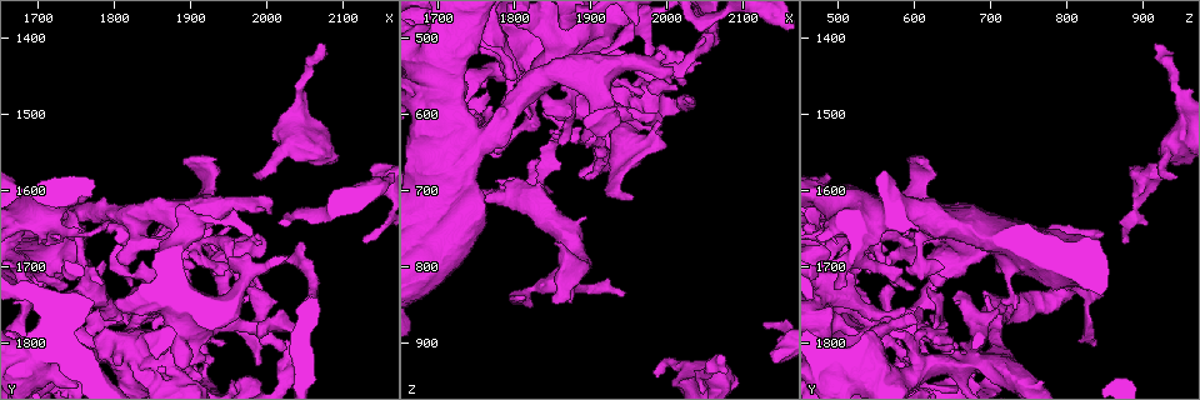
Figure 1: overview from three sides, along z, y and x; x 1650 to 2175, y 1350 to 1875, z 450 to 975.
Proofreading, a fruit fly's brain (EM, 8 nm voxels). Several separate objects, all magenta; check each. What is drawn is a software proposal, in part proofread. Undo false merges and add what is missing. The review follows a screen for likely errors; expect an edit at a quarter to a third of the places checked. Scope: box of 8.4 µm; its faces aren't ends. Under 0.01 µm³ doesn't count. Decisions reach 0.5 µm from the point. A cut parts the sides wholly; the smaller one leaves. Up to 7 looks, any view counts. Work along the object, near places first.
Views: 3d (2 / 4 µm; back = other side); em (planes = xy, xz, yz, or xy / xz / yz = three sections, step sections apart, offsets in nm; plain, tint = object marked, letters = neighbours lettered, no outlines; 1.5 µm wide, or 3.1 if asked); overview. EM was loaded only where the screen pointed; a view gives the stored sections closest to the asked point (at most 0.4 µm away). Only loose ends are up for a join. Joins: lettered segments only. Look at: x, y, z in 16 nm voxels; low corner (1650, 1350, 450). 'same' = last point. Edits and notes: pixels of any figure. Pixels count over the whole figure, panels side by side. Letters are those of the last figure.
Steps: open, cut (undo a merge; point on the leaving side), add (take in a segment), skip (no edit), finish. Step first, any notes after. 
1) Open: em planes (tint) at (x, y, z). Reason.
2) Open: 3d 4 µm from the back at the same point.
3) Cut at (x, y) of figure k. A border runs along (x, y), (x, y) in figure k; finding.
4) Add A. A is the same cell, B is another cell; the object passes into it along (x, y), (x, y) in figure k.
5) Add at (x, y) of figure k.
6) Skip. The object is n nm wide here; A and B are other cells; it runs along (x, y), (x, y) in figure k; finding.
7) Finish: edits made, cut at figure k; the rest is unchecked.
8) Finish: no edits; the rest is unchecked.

Open: 3d 2 µm at (1990, 1790, 505).

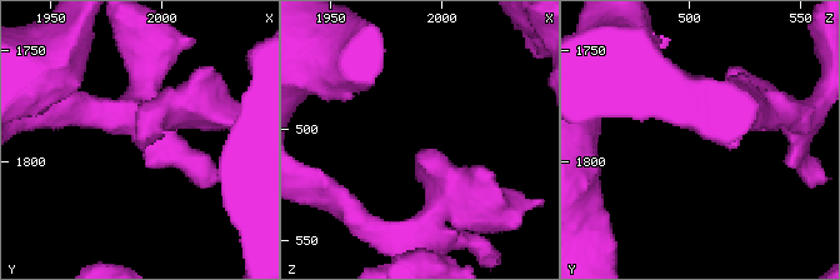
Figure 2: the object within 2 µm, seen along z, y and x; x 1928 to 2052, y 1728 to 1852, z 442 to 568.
Open: em planes (plain) at (1990, 1787, 508). Need the tissue.

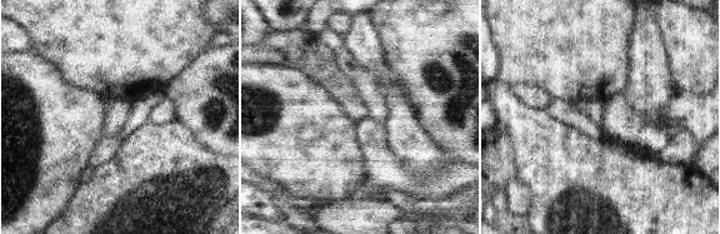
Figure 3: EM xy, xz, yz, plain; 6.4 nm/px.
Open: em planes (letters) at the same point. See the neighbours.

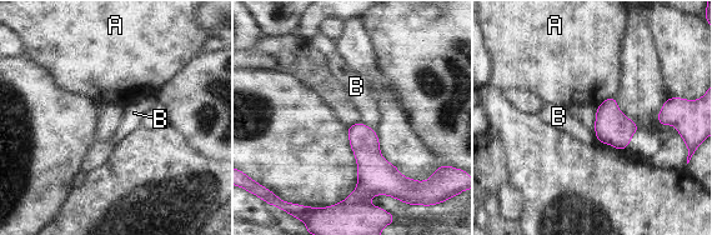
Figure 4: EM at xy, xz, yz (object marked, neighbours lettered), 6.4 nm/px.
Skip. The object is 180 nm wide here; A and B are other cells; a border runs along (360, 121), (374, 130) in figure 4; no lettered segment goes on from it.

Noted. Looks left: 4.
Open: 3d 2 µm at (1820, 1710, 830). A narrow waist.

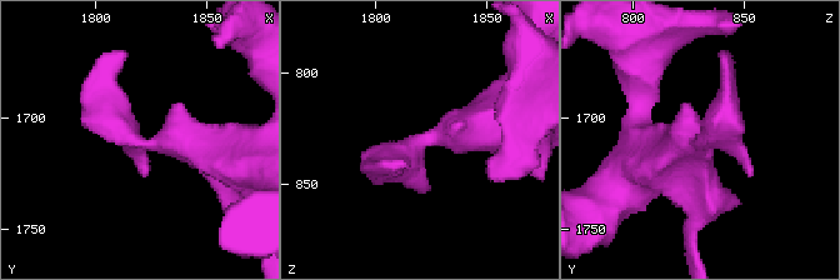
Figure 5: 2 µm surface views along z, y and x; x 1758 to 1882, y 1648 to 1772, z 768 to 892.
Open: em planes (tint) at (1824, 1713, 829).

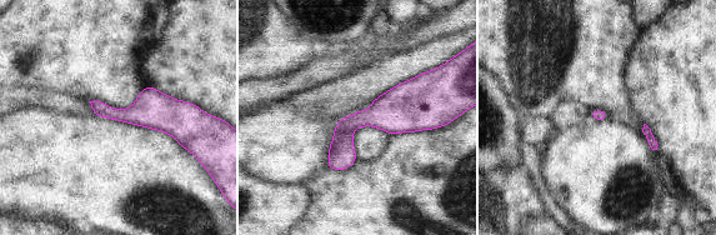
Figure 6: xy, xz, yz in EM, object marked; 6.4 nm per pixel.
Open: em planes (letters) at the same point.

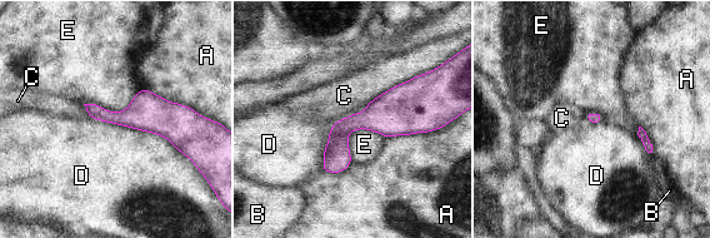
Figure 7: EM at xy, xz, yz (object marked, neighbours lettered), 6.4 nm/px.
Skip. The longest contact is with D, 700 nm; A, B, C, D and E are other cells; it runs along (89, 107), (108, 117), (190, 114) in figure 7; continuous, no second neuron.

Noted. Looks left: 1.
Finish: no edits; the rest is unchecked.

